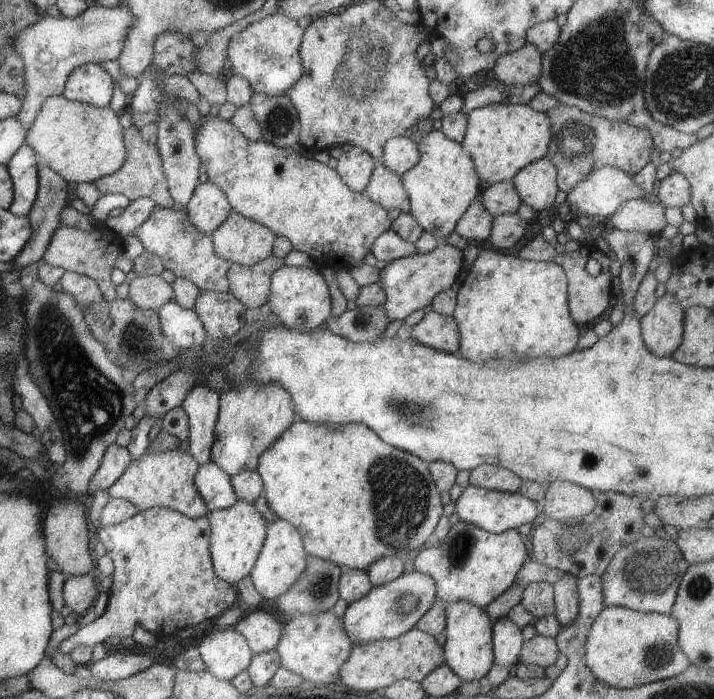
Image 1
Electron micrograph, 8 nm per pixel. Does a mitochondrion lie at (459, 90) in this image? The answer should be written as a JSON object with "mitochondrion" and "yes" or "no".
{"mitochondrion":"no"}

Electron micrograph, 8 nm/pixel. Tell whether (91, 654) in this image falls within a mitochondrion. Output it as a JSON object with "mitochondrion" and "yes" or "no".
{"mitochondrion":"no"}

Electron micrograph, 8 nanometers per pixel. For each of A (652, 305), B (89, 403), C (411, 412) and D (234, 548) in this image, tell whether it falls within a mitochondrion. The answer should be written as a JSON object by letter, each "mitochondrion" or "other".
{"A":"other","B":"mitochondrion","C":"mitochondrion","D":"other"}

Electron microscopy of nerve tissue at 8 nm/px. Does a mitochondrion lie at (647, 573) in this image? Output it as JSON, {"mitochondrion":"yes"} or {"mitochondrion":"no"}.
{"mitochondrion":"yes"}

